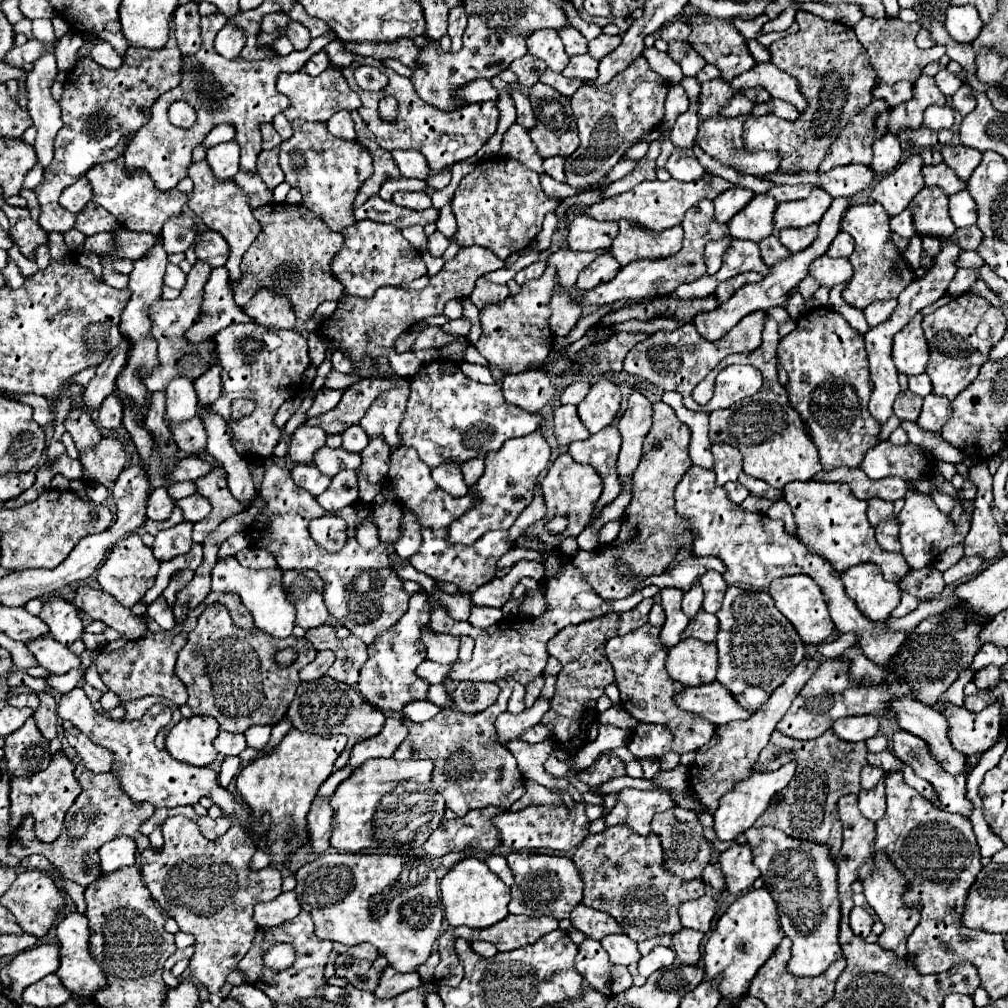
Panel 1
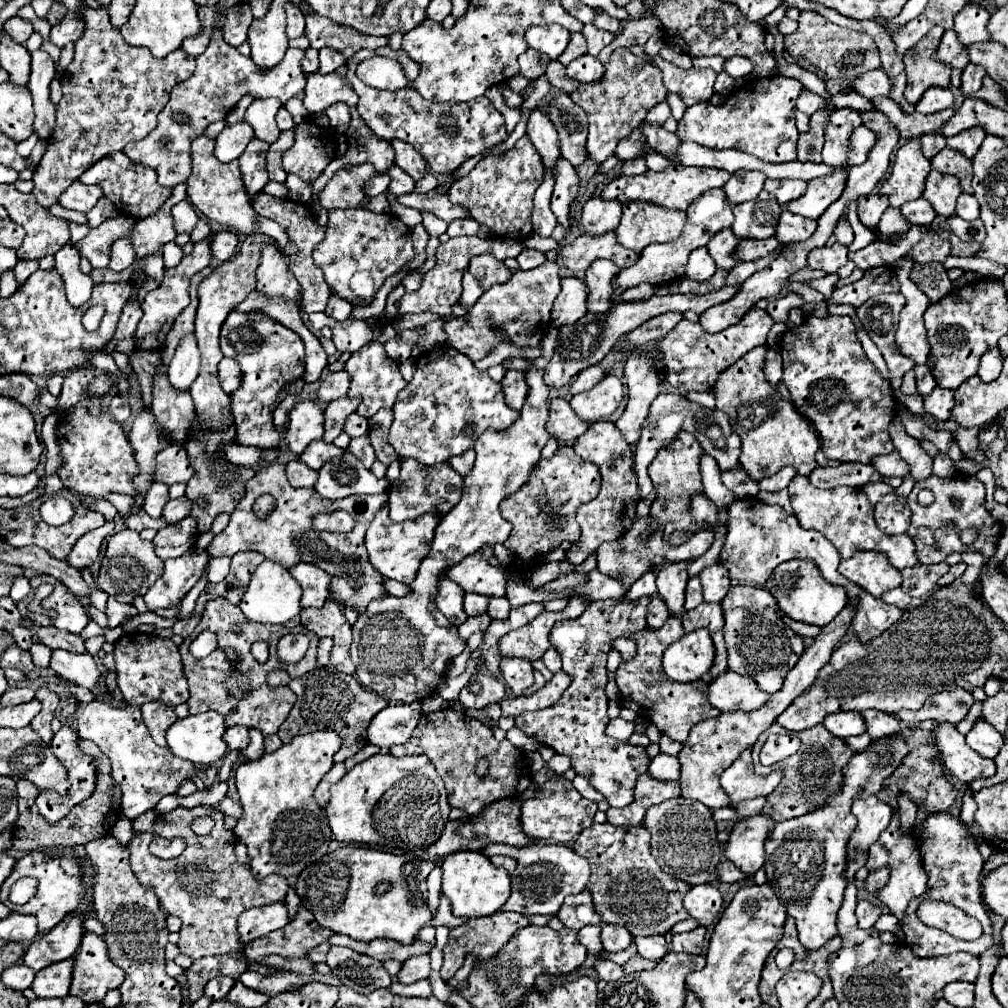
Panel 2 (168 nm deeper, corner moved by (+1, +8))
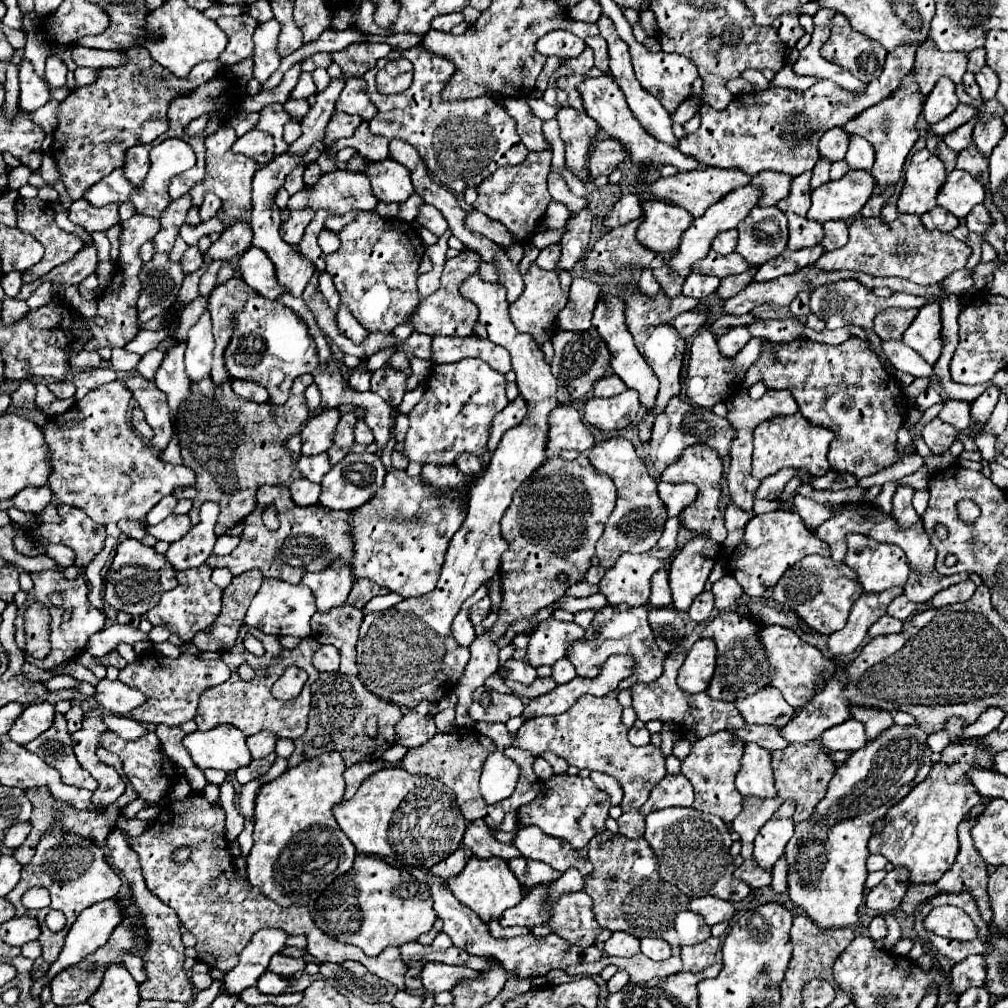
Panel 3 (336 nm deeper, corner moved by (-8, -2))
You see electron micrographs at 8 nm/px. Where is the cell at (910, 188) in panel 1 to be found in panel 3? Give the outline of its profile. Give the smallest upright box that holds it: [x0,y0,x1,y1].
[898,149,946,215]

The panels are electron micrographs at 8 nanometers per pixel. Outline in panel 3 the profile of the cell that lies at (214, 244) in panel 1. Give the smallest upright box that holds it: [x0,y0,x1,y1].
[238,247,286,299]

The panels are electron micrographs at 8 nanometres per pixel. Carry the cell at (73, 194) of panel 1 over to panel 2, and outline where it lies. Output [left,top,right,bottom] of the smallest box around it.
[59,181,101,211]

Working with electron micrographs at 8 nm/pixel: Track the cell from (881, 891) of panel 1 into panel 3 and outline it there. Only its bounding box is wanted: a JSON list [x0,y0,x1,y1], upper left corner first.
[868,741,994,883]

